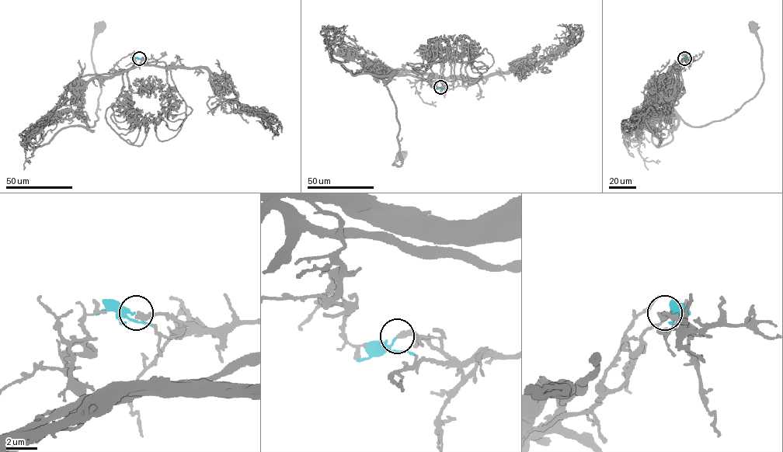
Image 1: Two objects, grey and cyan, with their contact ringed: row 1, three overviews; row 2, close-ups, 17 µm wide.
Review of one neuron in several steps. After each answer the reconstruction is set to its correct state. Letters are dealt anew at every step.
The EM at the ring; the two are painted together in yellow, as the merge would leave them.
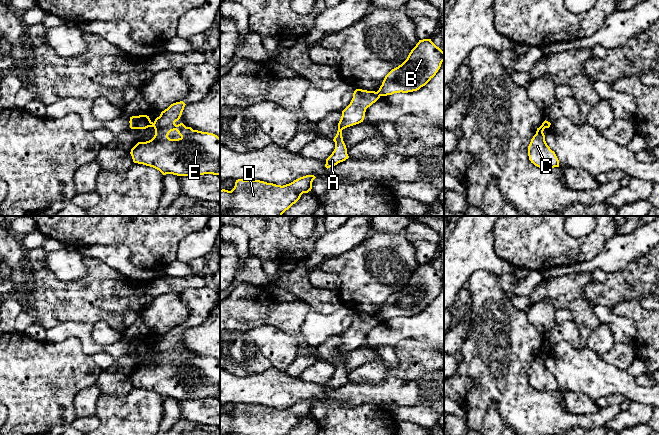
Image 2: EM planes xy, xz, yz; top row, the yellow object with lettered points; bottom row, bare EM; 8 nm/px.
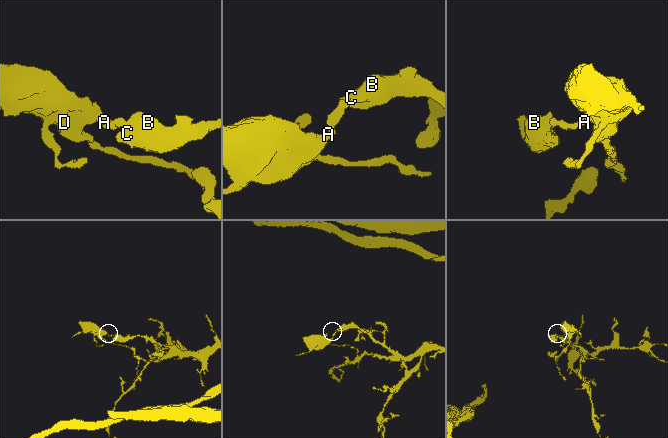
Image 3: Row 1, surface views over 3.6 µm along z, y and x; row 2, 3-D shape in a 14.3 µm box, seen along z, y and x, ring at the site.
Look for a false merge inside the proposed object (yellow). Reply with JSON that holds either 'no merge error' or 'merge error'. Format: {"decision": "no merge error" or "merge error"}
{"decision": "merge error"}

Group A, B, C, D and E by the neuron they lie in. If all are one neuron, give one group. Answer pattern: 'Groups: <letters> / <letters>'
Groups: A D / B C E

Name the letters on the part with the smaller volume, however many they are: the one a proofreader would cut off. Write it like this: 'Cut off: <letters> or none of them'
Cut off: A, D

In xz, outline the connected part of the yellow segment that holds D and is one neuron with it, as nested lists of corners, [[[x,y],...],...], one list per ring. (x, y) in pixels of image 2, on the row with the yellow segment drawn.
[[[306,175],[283,186],[260,180],[238,179],[231,191],[220,190],[220,216],[282,216],[303,193],[311,191],[315,178],[314,175]]]

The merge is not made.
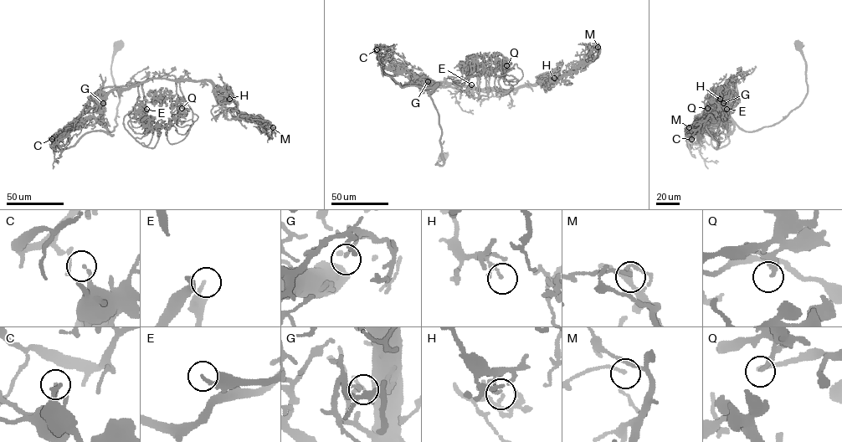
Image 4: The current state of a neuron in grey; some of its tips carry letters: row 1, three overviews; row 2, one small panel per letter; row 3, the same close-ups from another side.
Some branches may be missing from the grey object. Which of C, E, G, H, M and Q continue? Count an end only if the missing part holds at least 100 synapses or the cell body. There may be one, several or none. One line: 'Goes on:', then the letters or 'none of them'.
Goes on: E

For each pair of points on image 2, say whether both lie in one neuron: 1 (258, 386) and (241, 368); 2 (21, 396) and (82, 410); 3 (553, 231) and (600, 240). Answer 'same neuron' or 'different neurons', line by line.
1: different neurons
2: different neurons
3: same neuron

